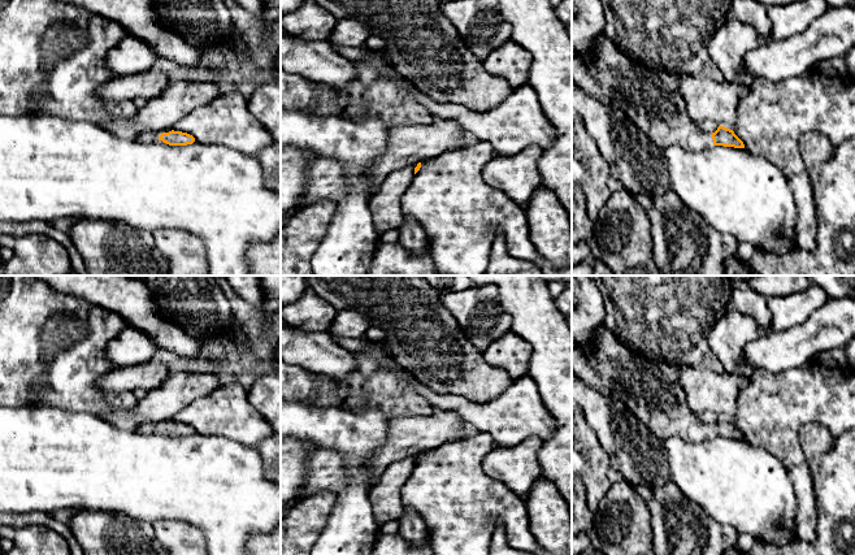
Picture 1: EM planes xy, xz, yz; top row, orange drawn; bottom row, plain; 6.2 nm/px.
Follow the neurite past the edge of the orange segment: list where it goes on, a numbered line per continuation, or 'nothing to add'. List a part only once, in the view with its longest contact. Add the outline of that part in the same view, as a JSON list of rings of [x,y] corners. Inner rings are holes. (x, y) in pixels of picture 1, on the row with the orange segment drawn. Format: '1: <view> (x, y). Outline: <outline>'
1: yz (650, 98). Outline: [[[606,34],[598,38],[595,48],[589,53],[572,53],[572,83],[589,96],[622,110],[661,151],[672,146],[690,151],[713,146],[712,134],[702,131],[687,116],[680,95],[680,77],[632,60]]]

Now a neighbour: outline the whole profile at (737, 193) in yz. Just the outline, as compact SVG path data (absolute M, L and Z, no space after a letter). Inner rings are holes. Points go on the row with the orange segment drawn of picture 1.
M672 146L663 153L672 190L711 227L769 253L789 253L797 247L795 196L790 182L776 165L745 148L724 146L712 146L703 151Z

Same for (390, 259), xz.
M379 243L365 276L439 276L429 246L418 255L398 243Z

